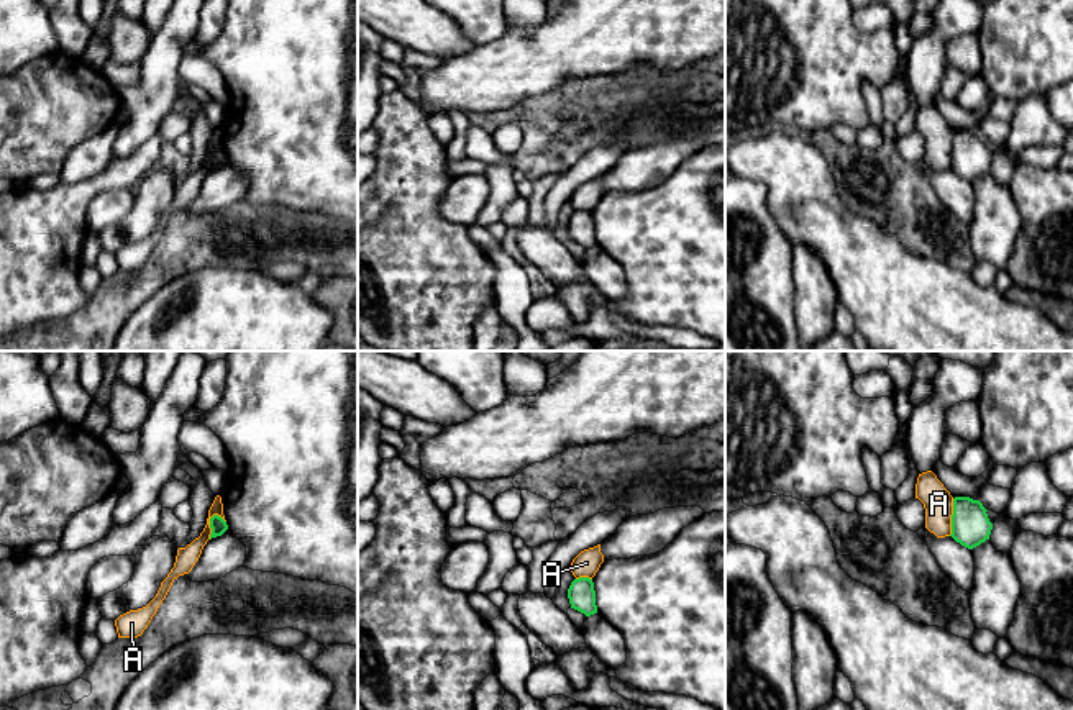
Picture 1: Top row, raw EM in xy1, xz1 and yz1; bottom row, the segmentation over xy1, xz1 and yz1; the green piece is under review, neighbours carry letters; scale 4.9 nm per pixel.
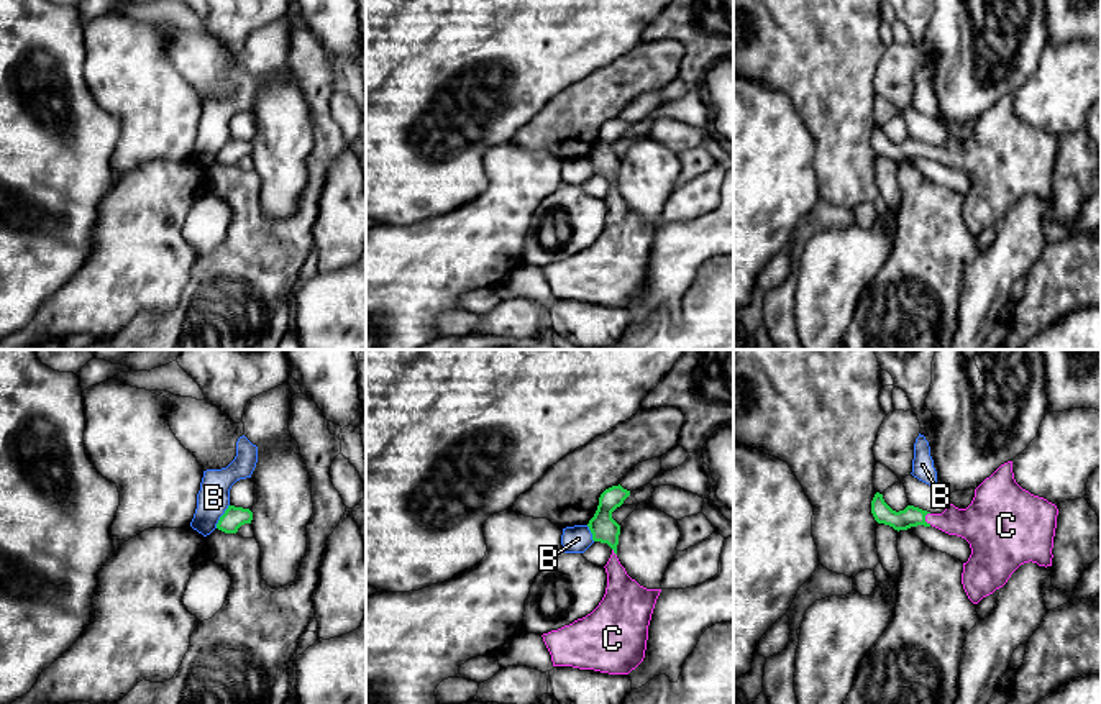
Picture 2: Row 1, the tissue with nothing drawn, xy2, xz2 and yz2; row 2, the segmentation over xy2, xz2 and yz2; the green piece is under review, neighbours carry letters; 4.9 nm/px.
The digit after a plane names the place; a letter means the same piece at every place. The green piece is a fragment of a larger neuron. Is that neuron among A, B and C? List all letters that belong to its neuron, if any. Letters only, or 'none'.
C

